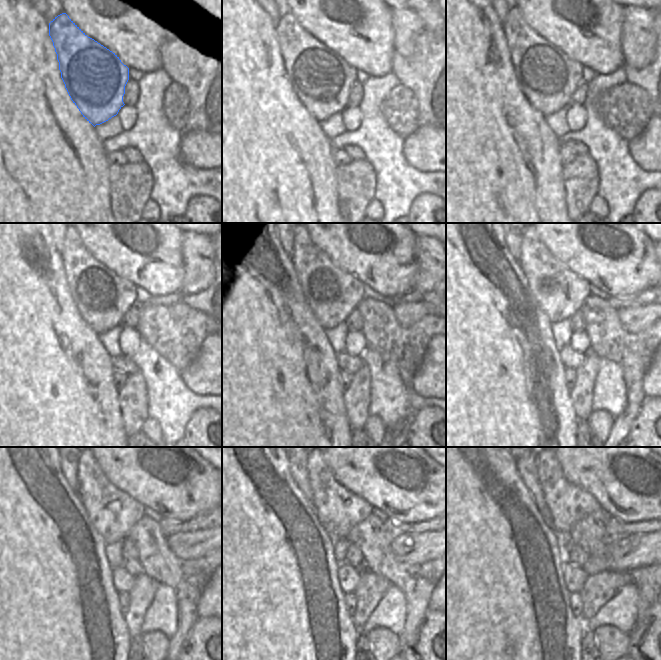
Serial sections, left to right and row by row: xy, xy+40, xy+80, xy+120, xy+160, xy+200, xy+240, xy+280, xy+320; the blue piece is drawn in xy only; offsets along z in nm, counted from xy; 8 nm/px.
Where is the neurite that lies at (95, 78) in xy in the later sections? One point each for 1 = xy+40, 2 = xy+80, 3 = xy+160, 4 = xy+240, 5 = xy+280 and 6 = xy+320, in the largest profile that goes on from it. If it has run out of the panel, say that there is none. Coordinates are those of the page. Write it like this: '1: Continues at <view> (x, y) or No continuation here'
1: Continues at xy+40 (321, 79)
2: Continues at xy+80 (547, 77)
3: Continues at xy+160 (332, 294)
4: Continues at xy+240 (112, 512)
5: Continues at xy+280 (338, 510)
6: Continues at xy+320 (568, 504).

